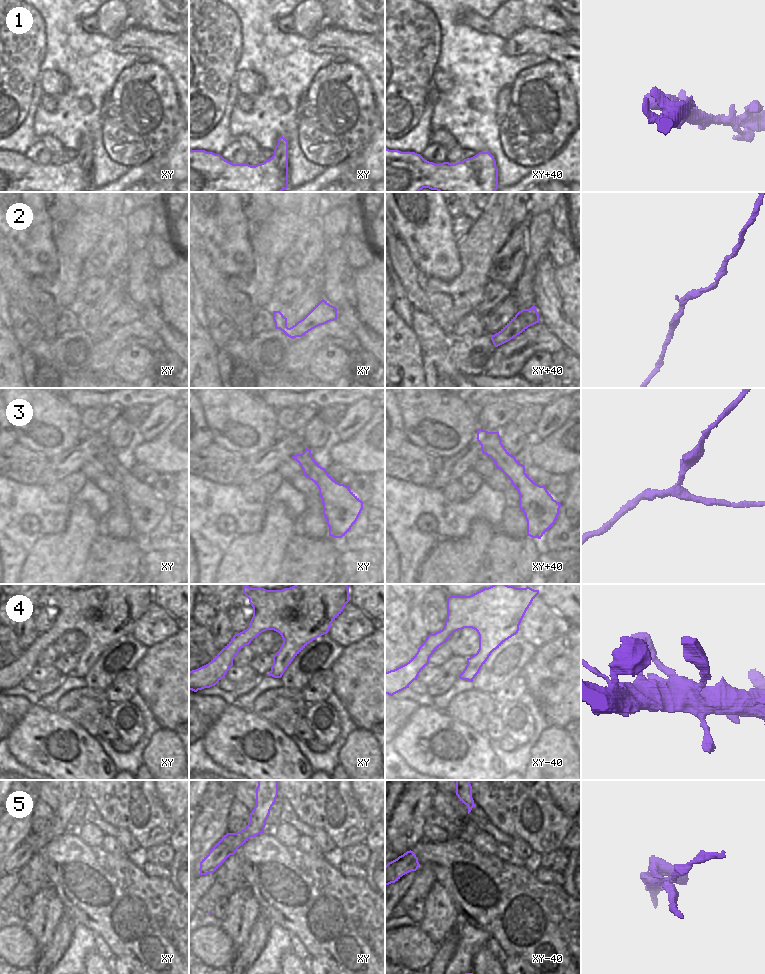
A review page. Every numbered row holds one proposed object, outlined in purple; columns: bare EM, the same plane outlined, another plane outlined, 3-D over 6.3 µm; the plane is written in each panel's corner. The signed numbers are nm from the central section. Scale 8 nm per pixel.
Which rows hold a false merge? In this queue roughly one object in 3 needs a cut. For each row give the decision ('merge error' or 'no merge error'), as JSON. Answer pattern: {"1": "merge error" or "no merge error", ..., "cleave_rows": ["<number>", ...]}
{"1": "no merge error", "2": "no merge error", "3": "no merge error", "4": "no merge error", "5": "merge error", "cleave_rows": ["5"]}

